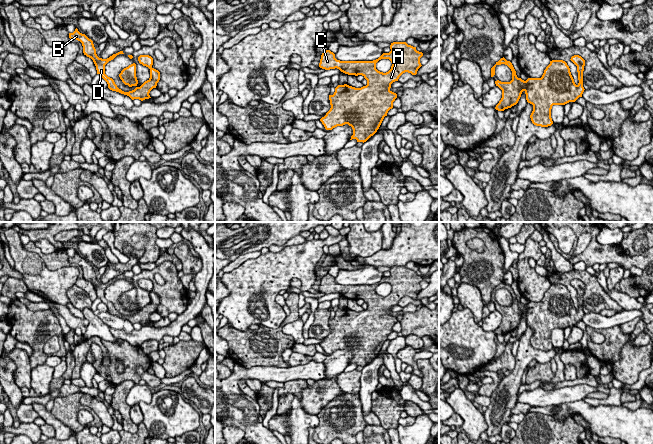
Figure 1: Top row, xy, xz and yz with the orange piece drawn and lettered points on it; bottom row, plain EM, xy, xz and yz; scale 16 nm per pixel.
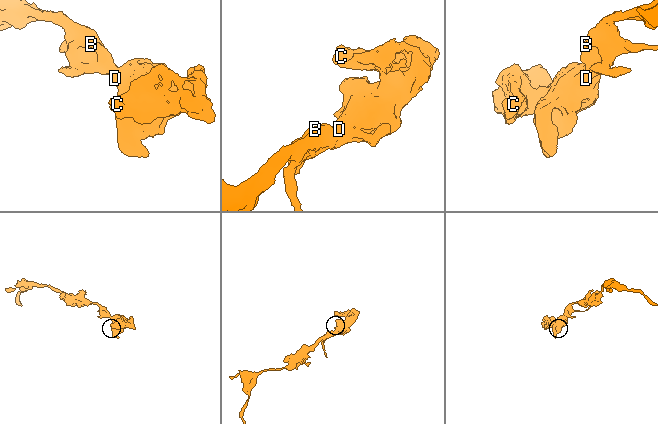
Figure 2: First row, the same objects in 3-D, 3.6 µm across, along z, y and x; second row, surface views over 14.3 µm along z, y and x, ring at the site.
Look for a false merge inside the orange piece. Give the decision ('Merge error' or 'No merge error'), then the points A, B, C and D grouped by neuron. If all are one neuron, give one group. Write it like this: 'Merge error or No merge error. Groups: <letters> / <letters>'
No merge error. Groups: A B C D

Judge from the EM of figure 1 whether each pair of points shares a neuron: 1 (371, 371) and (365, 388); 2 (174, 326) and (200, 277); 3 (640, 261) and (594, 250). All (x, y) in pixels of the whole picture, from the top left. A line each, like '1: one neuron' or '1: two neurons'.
1: one neuron
2: one neuron
3: one neuron

